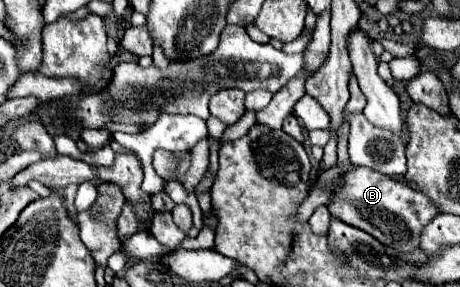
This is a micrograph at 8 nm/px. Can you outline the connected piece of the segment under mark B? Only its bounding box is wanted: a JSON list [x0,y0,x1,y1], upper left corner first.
[328,166,438,252]

